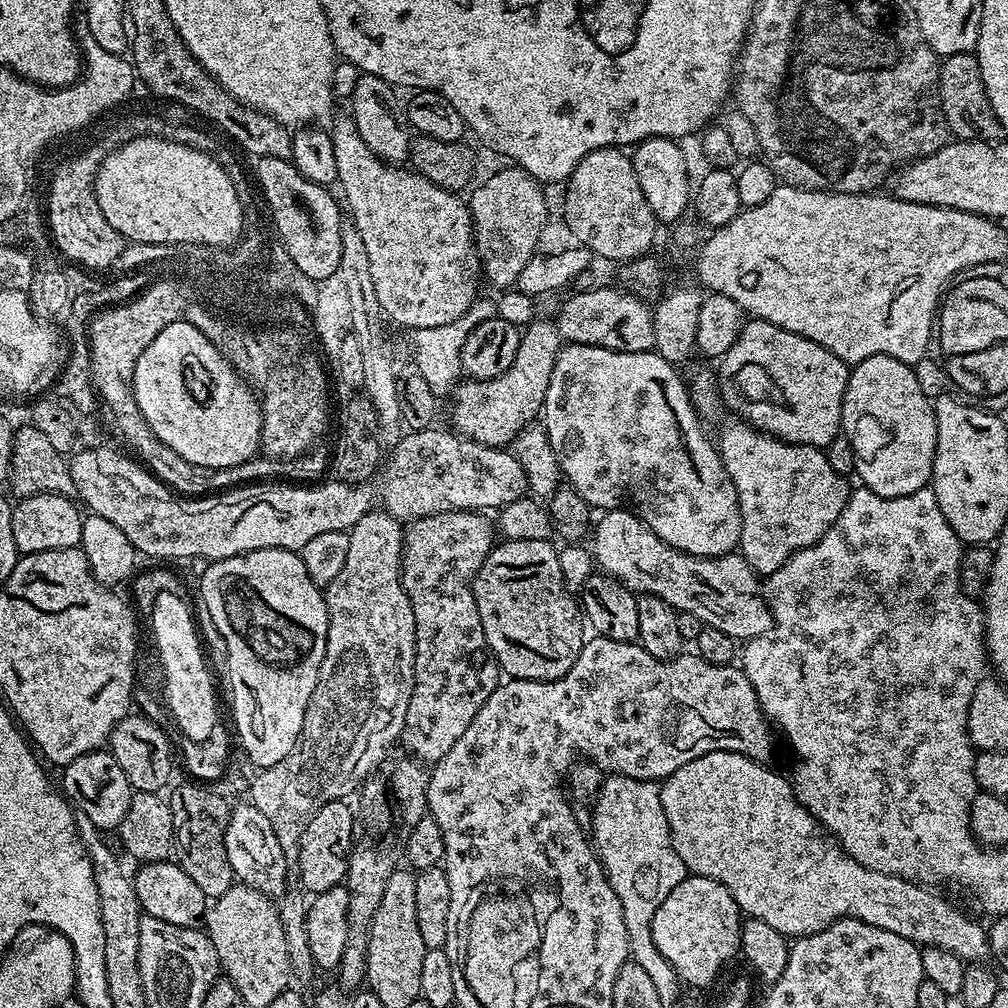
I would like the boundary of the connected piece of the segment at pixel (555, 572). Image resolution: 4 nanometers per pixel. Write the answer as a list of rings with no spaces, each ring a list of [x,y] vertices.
[[[504,540],[493,547],[472,580],[474,602],[478,606],[478,618],[482,618],[486,642],[496,655],[501,673],[514,680],[557,680],[566,674],[566,670],[570,670],[570,666],[574,666],[586,639],[581,605],[573,589],[568,588],[562,578],[560,554],[552,546],[546,540]]]

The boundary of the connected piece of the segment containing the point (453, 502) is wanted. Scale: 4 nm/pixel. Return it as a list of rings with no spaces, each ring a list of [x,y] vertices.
[[[452,430],[409,431],[389,456],[381,471],[381,505],[401,522],[440,512],[499,510],[525,495],[528,488],[525,468],[513,451],[476,443]]]

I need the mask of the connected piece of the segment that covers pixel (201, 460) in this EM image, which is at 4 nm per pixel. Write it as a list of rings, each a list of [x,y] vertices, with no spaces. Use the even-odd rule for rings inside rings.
[[[187,318],[166,326],[142,351],[134,366],[132,382],[137,408],[153,434],[186,462],[196,464],[203,470],[239,469],[240,464],[246,463],[256,451],[261,451],[262,404],[244,377],[215,347],[213,337],[202,333],[191,322]]]

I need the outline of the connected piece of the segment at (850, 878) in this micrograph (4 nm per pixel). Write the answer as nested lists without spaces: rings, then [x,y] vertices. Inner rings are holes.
[[[711,752],[686,762],[686,766],[678,766],[678,770],[674,770],[674,774],[667,776],[660,784],[662,810],[666,814],[666,822],[670,826],[672,845],[678,856],[682,858],[685,869],[691,875],[705,876],[722,886],[726,886],[726,890],[730,890],[734,902],[745,917],[753,920],[764,920],[768,925],[774,926],[774,930],[778,930],[778,934],[789,938],[808,936],[834,923],[836,920],[861,920],[870,926],[882,926],[882,930],[890,930],[890,934],[902,934],[902,938],[906,938],[918,946],[946,950],[965,962],[980,962],[985,959],[984,955],[986,957],[989,955],[988,933],[985,925],[982,926],[978,921],[971,920],[970,917],[959,912],[948,901],[943,900],[940,896],[935,896],[932,893],[935,891],[931,887],[914,880],[904,880],[901,876],[889,876],[886,872],[869,870],[866,866],[854,862],[854,858],[850,858],[850,854],[846,854],[844,849],[816,823],[816,819],[806,810],[806,806],[802,806],[802,802],[794,794],[789,777],[787,775],[779,776],[778,773],[771,772],[768,767],[767,763],[751,760],[749,756],[743,756],[742,754]]]

